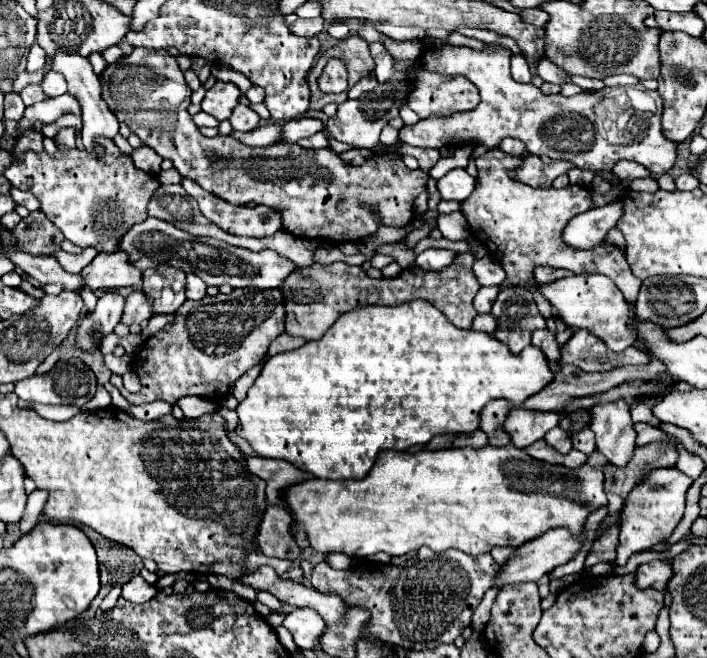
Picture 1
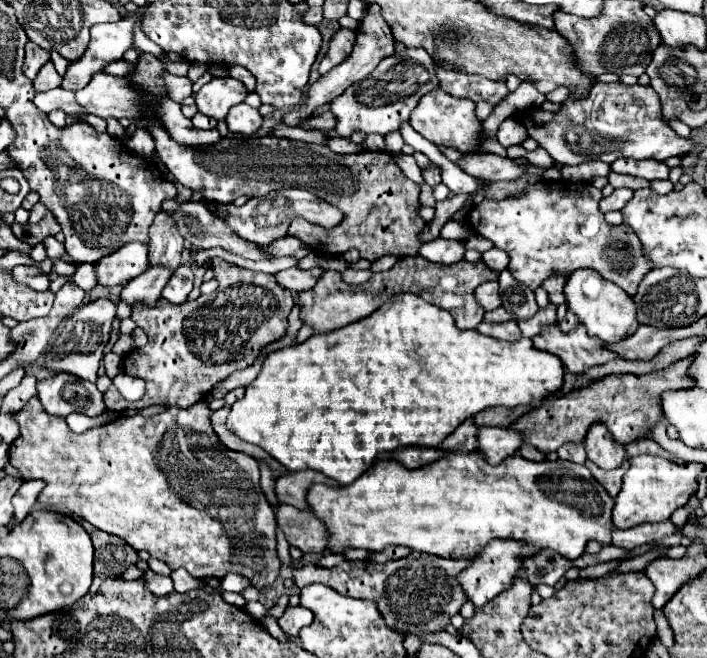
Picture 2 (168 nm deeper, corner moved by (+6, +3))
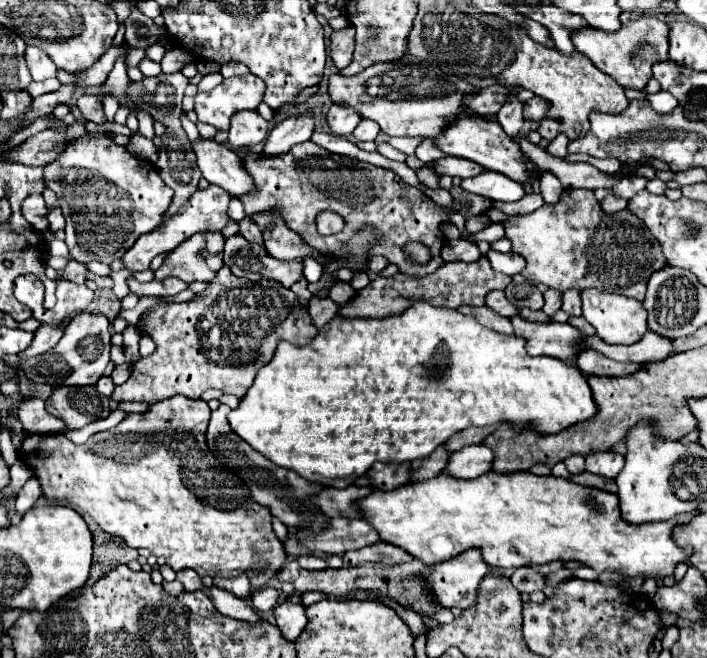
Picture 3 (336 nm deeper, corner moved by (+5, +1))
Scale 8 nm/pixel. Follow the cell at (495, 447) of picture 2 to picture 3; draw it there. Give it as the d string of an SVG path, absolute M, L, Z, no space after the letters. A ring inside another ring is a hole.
M484 444L466 446L460 452L454 452L450 456L450 462L446 464L444 474L458 478L458 480L470 480L486 474L492 468L492 450L488 450Z

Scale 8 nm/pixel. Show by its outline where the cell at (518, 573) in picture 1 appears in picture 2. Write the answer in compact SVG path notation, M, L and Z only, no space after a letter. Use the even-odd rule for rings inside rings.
M493 540L487 544L487 548L473 560L469 568L465 568L459 574L459 582L467 594L467 598L475 606L487 604L491 598L495 598L499 592L511 588L517 572L523 570L525 558L519 556L519 552L525 548L525 544L517 544L517 540Z

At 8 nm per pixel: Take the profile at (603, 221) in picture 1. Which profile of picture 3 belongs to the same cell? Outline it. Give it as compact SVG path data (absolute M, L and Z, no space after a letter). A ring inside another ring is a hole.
M624 176L624 178L618 180L618 184L612 190L614 190L614 196L630 200L634 194L638 194L640 190L644 190L646 182L648 180L642 178L642 176Z

